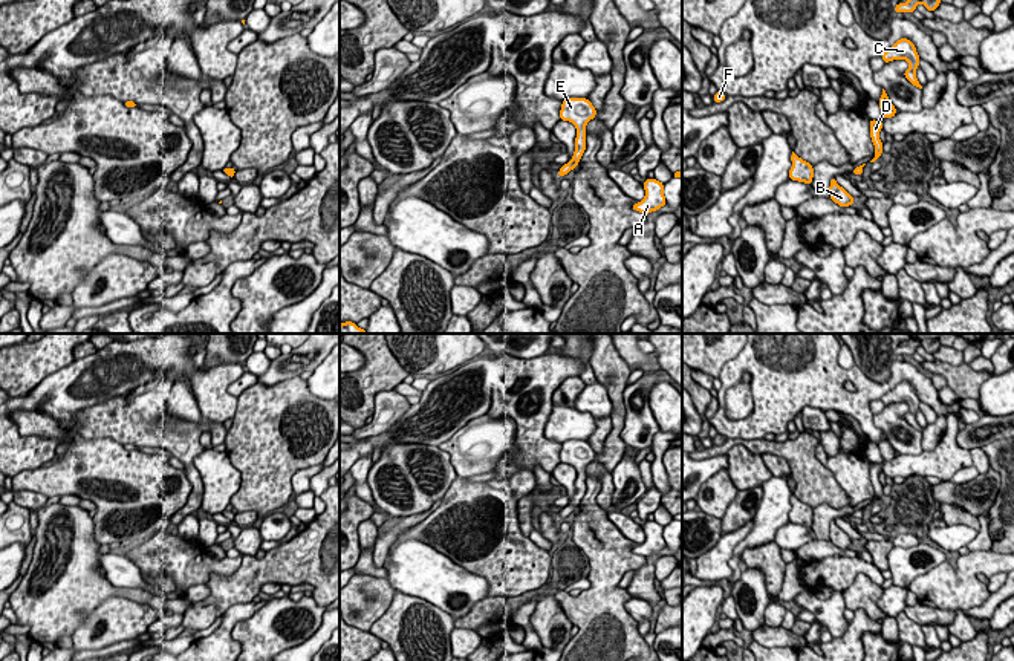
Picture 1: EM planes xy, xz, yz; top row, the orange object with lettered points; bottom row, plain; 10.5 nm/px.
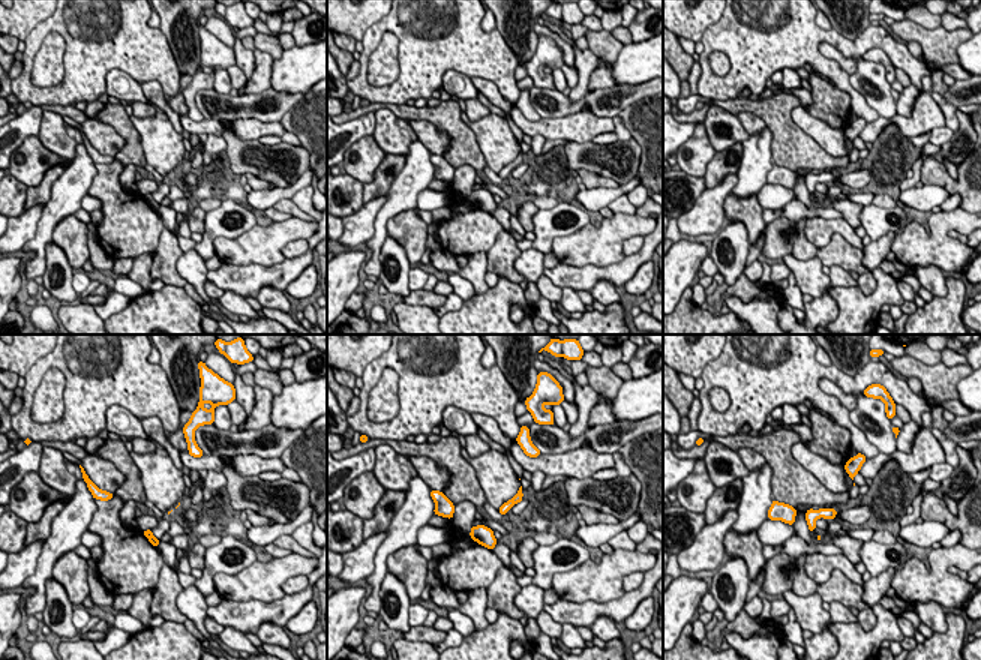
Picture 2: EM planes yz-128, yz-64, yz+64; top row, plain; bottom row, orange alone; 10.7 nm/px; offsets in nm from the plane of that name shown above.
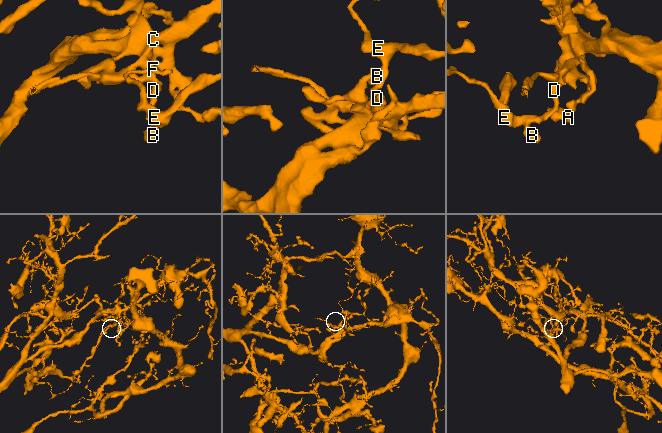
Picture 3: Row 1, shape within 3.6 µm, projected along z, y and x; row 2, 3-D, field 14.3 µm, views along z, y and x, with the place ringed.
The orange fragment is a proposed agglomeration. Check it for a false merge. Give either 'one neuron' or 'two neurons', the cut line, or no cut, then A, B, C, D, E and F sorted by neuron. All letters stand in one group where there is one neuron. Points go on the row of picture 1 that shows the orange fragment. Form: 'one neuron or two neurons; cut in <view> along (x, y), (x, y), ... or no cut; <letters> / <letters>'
two neurons; cut in yz along (855, 169), (861, 173); A C D / B E F

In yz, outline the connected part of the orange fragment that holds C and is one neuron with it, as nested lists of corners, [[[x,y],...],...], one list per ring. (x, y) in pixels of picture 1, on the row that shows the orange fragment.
[[[908,38],[898,40],[892,47],[889,47],[881,58],[884,63],[893,60],[907,60],[910,67],[904,72],[904,77],[916,87],[922,89],[919,81],[916,80],[916,69],[919,66],[919,55],[916,52],[915,44]]]

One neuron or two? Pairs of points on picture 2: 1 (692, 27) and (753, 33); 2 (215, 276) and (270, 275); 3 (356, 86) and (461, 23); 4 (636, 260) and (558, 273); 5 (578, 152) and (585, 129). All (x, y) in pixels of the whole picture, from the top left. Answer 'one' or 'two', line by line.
1: two
2: one
3: one
4: one
5: two

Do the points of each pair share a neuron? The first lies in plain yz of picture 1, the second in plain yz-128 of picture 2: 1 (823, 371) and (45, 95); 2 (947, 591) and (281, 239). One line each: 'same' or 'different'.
1: same
2: same

